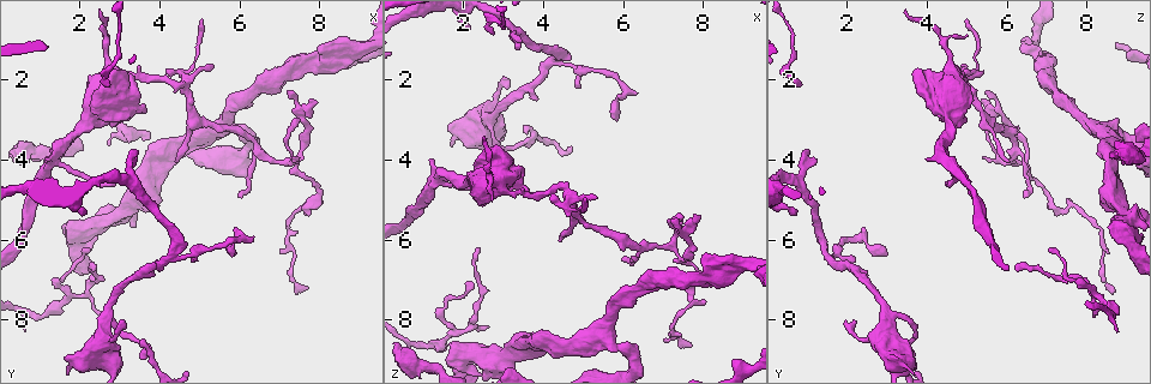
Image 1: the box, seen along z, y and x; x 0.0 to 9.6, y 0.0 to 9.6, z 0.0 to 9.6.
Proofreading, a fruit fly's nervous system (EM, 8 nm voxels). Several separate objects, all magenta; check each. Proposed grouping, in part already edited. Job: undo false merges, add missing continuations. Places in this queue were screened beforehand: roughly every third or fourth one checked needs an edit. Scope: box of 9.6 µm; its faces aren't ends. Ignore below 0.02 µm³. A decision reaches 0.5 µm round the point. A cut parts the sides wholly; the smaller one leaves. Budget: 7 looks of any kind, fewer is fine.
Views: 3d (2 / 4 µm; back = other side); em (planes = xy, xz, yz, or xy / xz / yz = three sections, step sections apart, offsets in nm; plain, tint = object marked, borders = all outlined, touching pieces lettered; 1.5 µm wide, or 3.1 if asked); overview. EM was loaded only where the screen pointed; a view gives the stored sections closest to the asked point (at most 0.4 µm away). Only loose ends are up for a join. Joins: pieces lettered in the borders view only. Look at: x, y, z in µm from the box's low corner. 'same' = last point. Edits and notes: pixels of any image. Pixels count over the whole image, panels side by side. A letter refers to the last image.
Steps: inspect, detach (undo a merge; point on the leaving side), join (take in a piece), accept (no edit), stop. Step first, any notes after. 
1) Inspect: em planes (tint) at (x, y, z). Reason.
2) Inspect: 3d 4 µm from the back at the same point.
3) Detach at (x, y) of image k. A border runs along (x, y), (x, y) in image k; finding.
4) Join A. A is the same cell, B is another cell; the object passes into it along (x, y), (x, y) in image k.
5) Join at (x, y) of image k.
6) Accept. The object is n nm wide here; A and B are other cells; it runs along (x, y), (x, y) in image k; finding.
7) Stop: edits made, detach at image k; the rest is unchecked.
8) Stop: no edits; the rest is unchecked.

Inspect: 3d 2 µm at (2.60, 7.85, 8.15). Thin end.

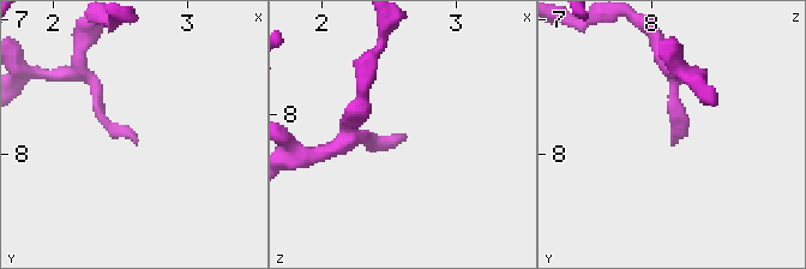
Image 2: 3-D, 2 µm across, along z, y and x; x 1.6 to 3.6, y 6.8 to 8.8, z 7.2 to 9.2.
Inspect: em planes (tint) at (2.62, 7.90, 8.14).

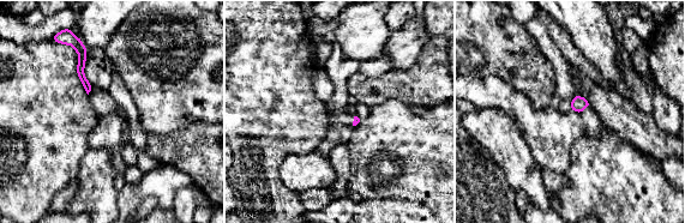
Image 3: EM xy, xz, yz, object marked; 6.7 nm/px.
Inspect: em planes (borders) at the same point.

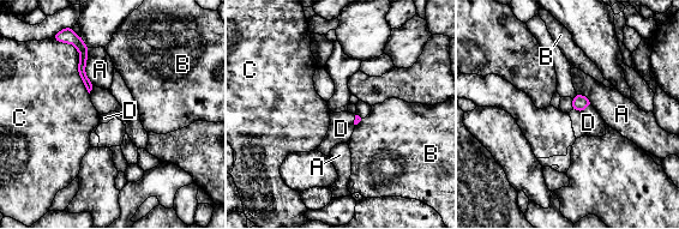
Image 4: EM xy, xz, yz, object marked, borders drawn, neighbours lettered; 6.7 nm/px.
Accept. A, B, C and D are other cells; no lettered piece goes on from it.

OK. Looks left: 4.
Inspect: 3d 2 µm at (7.45, 2.90, 5.40). An open end.

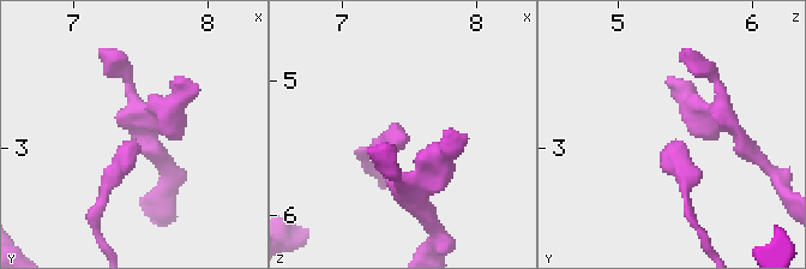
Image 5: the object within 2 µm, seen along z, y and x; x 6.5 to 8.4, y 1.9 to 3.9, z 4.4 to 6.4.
Inspect: em xz step 8 (borders) at (7.48, 2.96, 5.40). Now the EM.

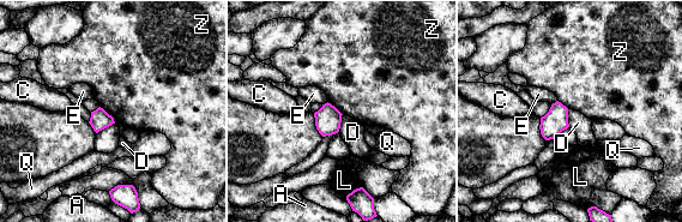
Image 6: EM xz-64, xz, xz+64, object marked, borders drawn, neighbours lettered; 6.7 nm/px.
Inspect: em planes (borders) at the same point.

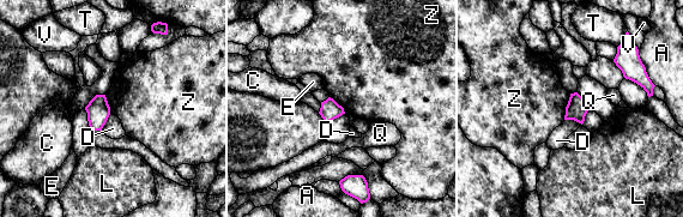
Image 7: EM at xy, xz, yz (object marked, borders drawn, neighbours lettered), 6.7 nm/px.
Accept. The object is 130 nm wide here; A, C, D, E, L, Q, T, V and Z are other cells; a border runs along (570, 94), (563, 119) in image 7; no lettered piece goes on from it.

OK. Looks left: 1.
Stop: no edits; the rest is unchecked.

